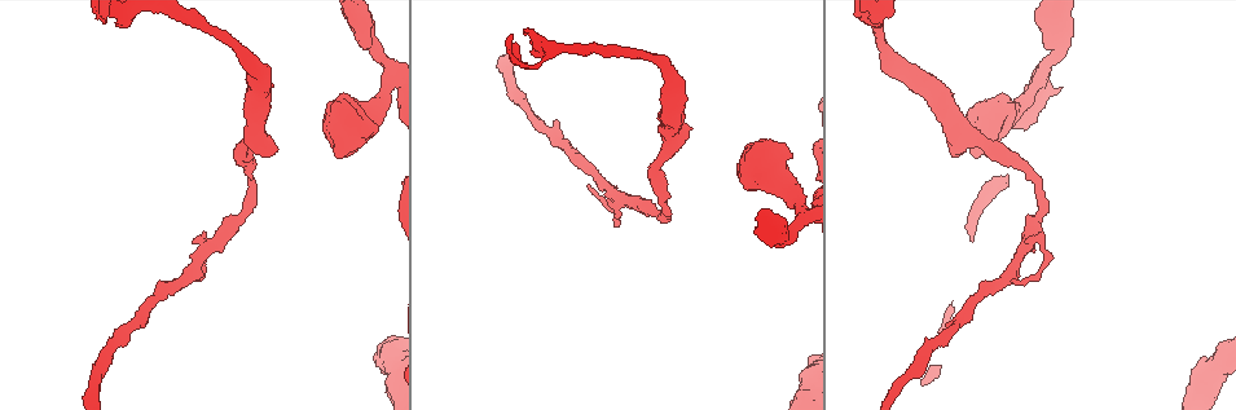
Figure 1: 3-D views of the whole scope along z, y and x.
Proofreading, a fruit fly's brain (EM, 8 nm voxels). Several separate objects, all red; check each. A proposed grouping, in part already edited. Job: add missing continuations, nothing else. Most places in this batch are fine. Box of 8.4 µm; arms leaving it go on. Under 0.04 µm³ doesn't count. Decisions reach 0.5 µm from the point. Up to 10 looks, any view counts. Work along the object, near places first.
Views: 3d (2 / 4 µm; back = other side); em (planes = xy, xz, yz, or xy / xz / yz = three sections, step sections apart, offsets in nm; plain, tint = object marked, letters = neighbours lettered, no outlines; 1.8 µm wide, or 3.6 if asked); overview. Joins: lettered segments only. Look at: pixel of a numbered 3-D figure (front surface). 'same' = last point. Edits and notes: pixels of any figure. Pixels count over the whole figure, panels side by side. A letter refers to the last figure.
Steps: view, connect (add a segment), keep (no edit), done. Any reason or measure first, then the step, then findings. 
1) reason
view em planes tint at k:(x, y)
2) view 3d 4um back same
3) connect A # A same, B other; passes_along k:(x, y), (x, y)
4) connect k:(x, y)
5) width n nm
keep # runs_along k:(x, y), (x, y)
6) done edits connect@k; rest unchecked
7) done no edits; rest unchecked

stops while still wide
view 3d 4um at 1:(975, 156)

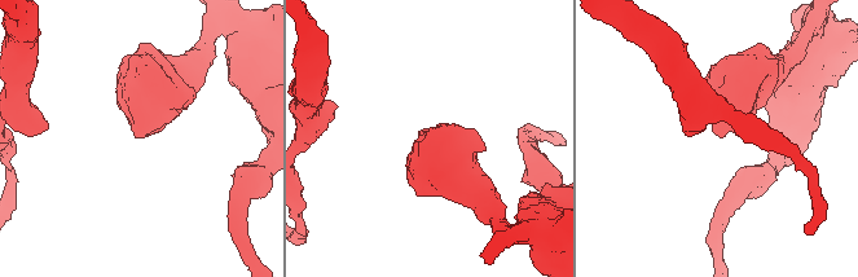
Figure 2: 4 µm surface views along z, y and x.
view em xy step 8 tint at 2:(139, 134)

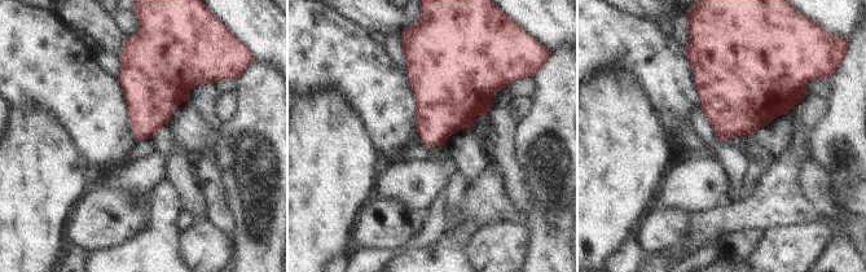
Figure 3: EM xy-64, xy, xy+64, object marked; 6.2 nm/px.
view em planes letters same

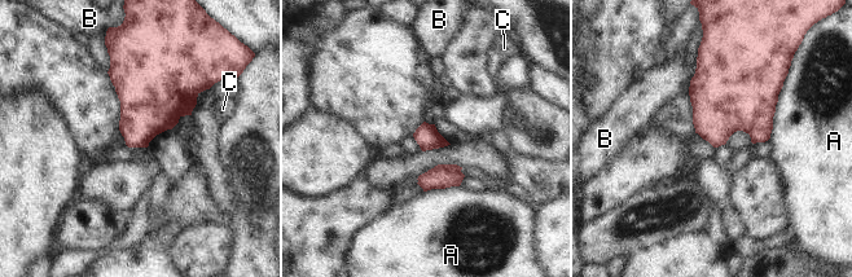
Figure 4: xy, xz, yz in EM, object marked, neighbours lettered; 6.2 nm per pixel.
keep # A other, B other, C other; border 4:(785, 79), (768, 139); none of them fits

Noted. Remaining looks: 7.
sudden change in width
view em yz step 8 tint at 1:(670, 71)

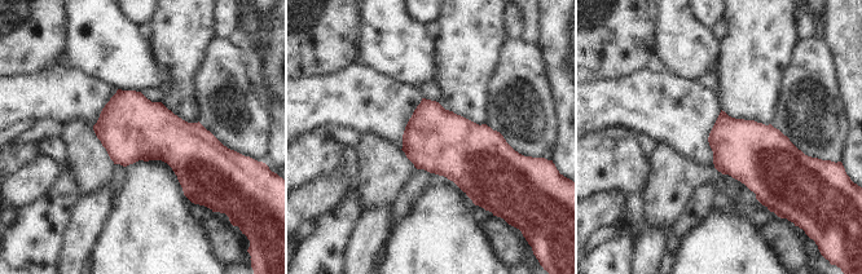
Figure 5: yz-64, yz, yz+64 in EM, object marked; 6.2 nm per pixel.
view em planes letters same

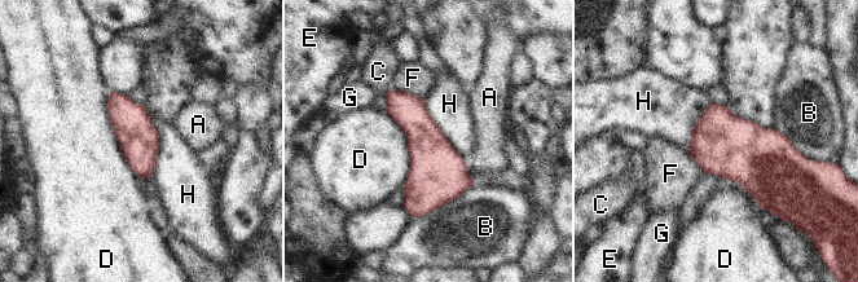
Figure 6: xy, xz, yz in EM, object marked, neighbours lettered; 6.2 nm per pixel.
longest_contact D 550 nm
keep # A other, B other, C other, D other, E other, F other, G other, H other; border 6:(423, 100), (435, 124), (463, 158); no lettered segment goes on from it

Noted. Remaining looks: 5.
thick turns thin
view 3d 4um at 1:(670, 135)

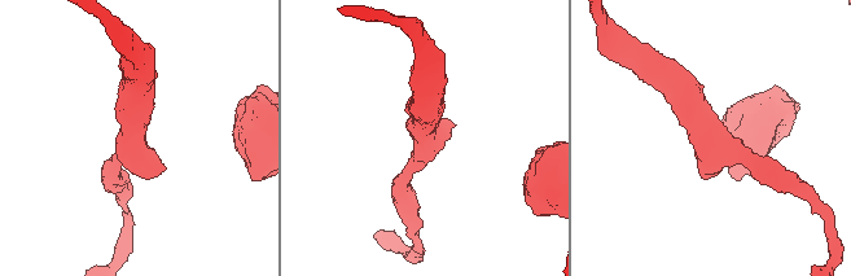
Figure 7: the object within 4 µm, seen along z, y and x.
arm_widths 240, 460 nm
view em xy step 8 tint at 7:(716, 147)

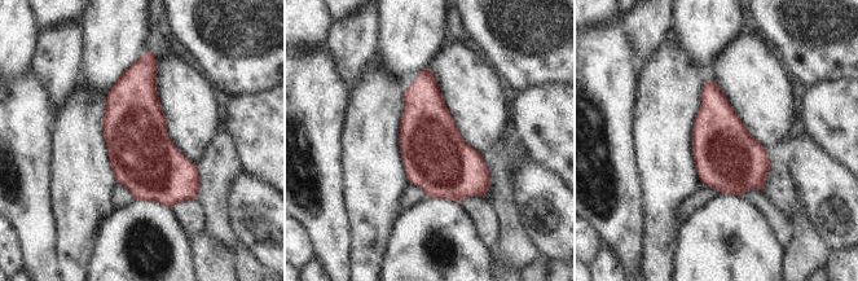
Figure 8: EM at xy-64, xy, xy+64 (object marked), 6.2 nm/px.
cut it another way
view em planes letters same

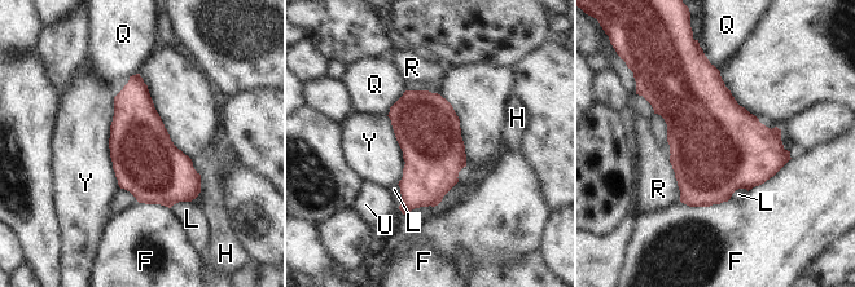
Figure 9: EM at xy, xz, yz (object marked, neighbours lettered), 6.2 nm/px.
keep # F other, H other, L other, Q other, R other, U other, Y other; border 9:(114, 96), (109, 157), (121, 188); none of them fits

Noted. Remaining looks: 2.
done no edits; rest unchecked

